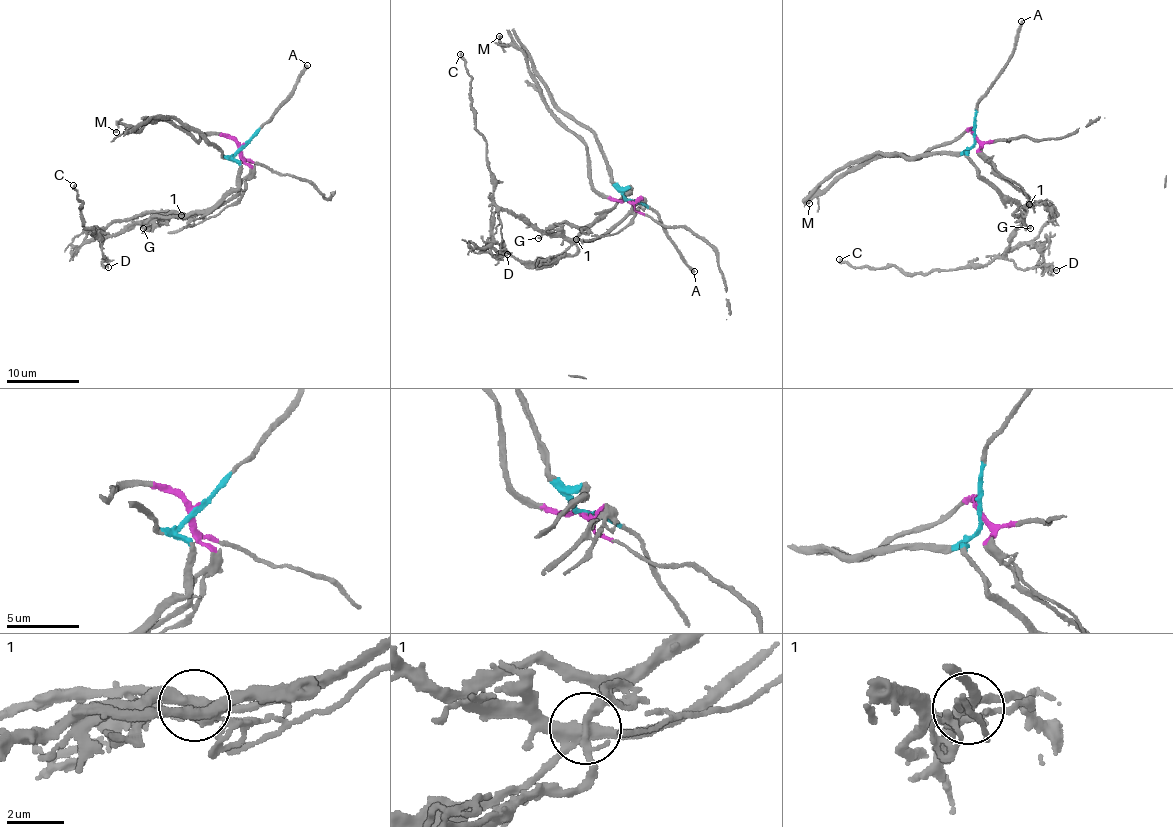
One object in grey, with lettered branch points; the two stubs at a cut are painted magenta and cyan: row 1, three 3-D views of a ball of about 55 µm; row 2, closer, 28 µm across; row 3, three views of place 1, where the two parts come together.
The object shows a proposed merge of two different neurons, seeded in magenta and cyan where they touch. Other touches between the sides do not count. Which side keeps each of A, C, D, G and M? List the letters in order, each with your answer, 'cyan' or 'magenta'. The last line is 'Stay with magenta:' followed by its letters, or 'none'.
A: cyan
C: cyan
D: cyan
G: magenta
M: magenta
Stay with magenta: G, M

